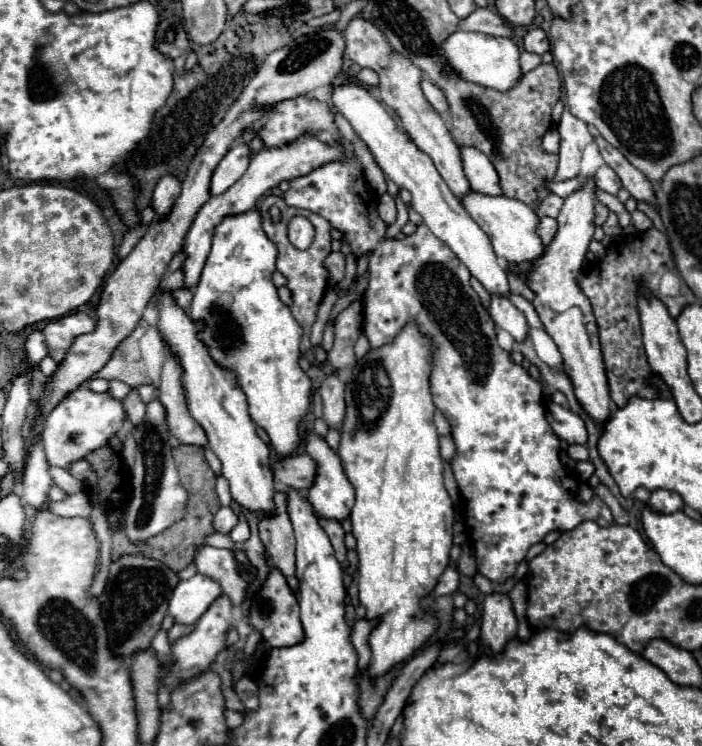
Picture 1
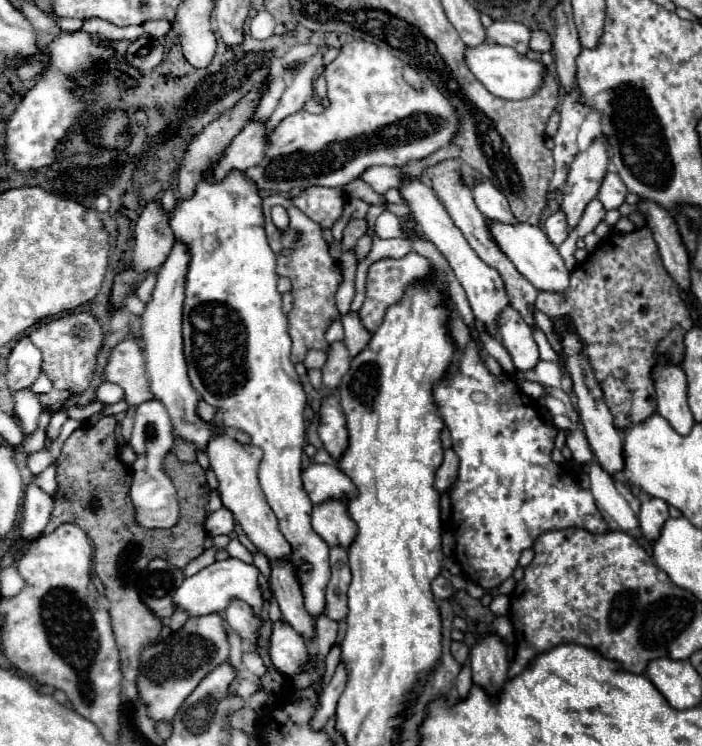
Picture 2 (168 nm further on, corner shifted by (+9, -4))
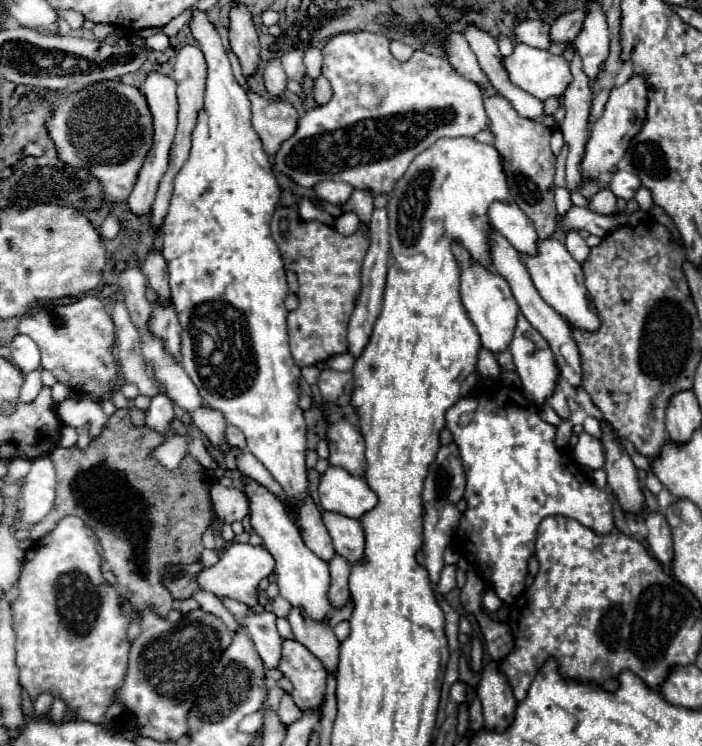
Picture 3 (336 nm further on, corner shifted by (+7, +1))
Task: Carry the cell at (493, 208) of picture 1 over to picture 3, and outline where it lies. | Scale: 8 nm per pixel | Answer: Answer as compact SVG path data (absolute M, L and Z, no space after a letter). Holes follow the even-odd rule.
M555 237L539 239L537 241L537 253L535 255L521 255L521 261L525 263L537 291L541 293L541 297L559 315L563 315L571 323L571 327L587 329L587 331L595 331L599 327L599 317L595 313L595 307L593 307L589 293L585 289L585 283L583 283L581 265L569 255L569 251L565 249L565 245L561 241L557 241Z

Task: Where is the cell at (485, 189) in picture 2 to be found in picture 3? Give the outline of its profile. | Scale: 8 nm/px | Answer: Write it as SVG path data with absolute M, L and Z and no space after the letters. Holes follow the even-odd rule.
M495 201L491 203L487 211L491 225L519 251L519 253L535 253L535 243L537 243L537 231L523 215L519 205L515 201Z

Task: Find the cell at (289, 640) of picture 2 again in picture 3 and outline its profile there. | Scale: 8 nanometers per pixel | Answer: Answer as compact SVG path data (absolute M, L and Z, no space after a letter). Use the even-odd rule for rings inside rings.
M295 639L283 641L283 655L279 661L279 671L293 683L293 701L301 709L311 709L321 705L325 695L327 671L307 647Z

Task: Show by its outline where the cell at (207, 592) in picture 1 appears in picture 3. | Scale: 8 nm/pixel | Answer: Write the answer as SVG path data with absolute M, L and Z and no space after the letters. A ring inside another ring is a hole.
M233 543L229 545L219 561L213 565L213 567L205 567L199 575L197 575L197 583L199 583L199 589L207 591L207 593L213 593L221 599L229 597L229 599L237 599L237 601L243 601L245 605L259 605L259 591L257 591L257 585L261 579L265 579L275 567L275 561L273 557L269 555L269 551L265 547L253 547L249 543Z

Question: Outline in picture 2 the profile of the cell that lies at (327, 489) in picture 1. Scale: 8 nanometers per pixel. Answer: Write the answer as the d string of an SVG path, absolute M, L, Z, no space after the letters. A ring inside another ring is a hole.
M329 500L313 508L313 530L329 544L349 548L357 536L357 526L351 520L347 506L339 500Z

